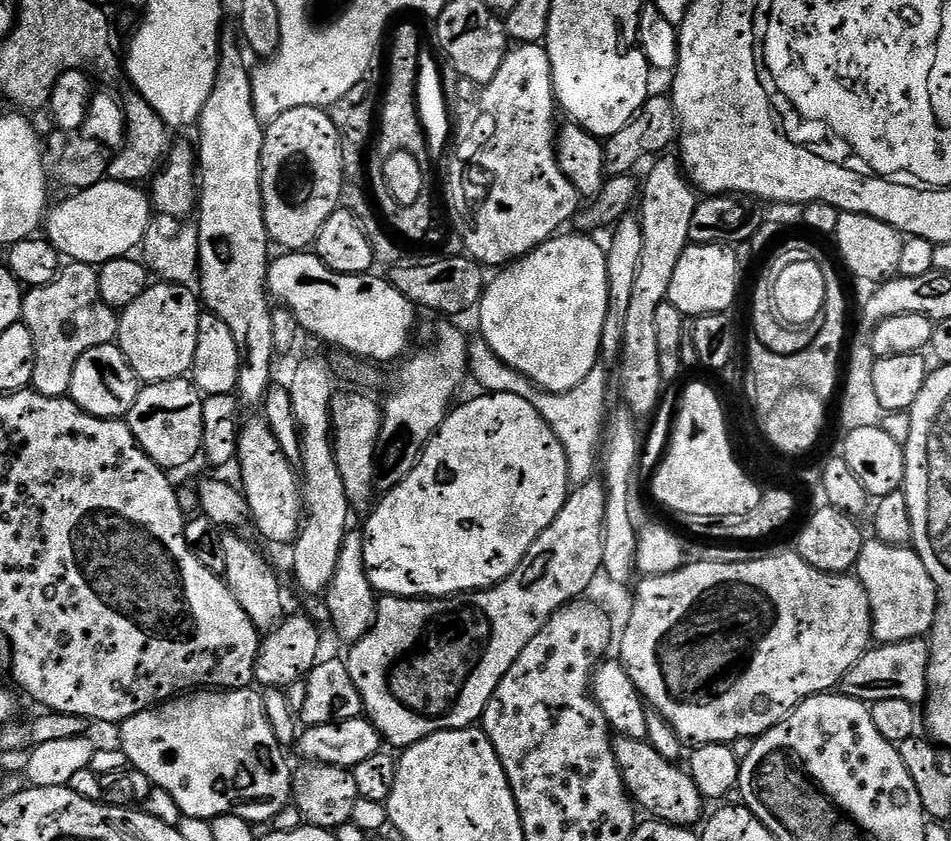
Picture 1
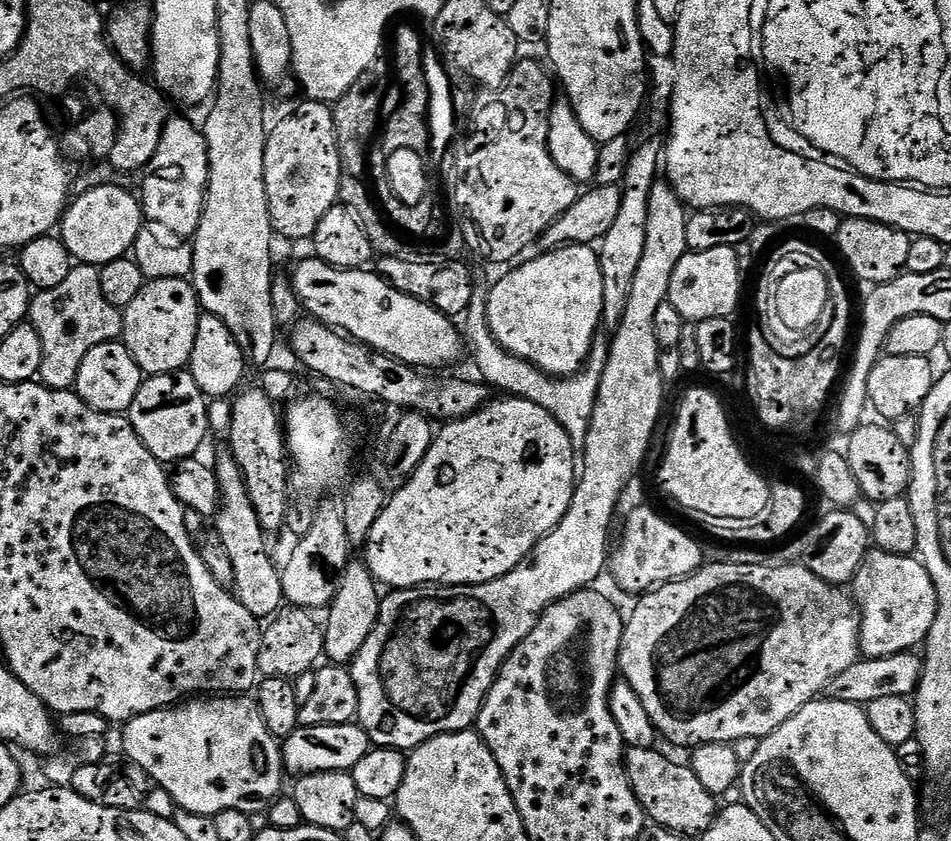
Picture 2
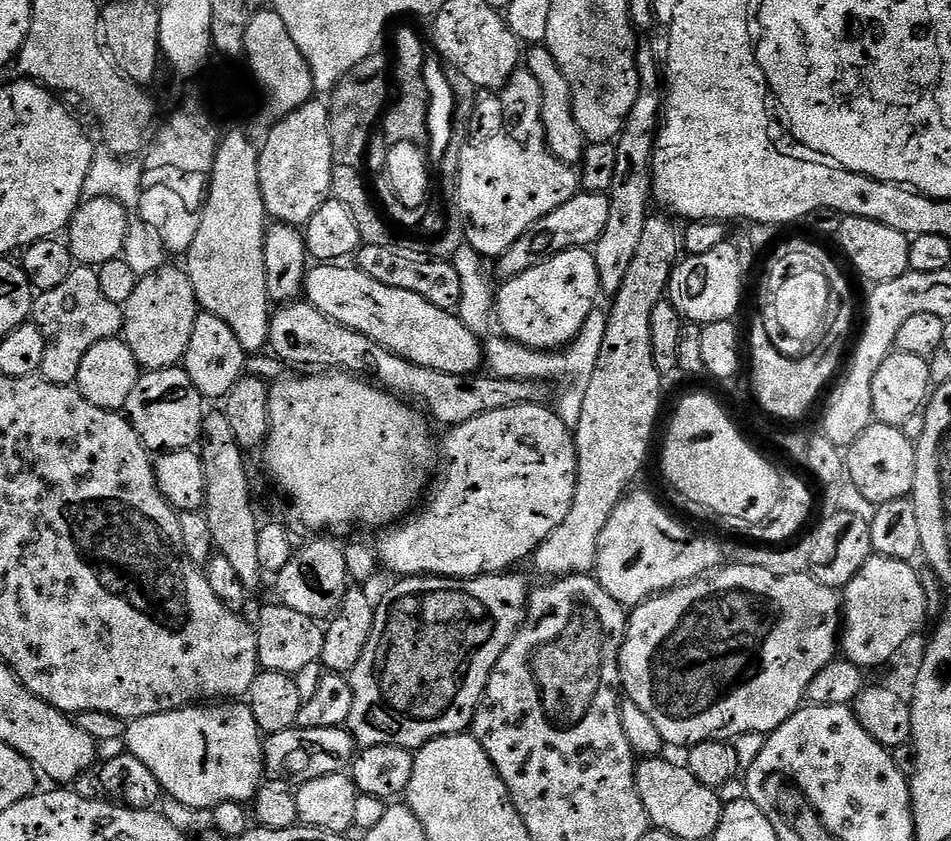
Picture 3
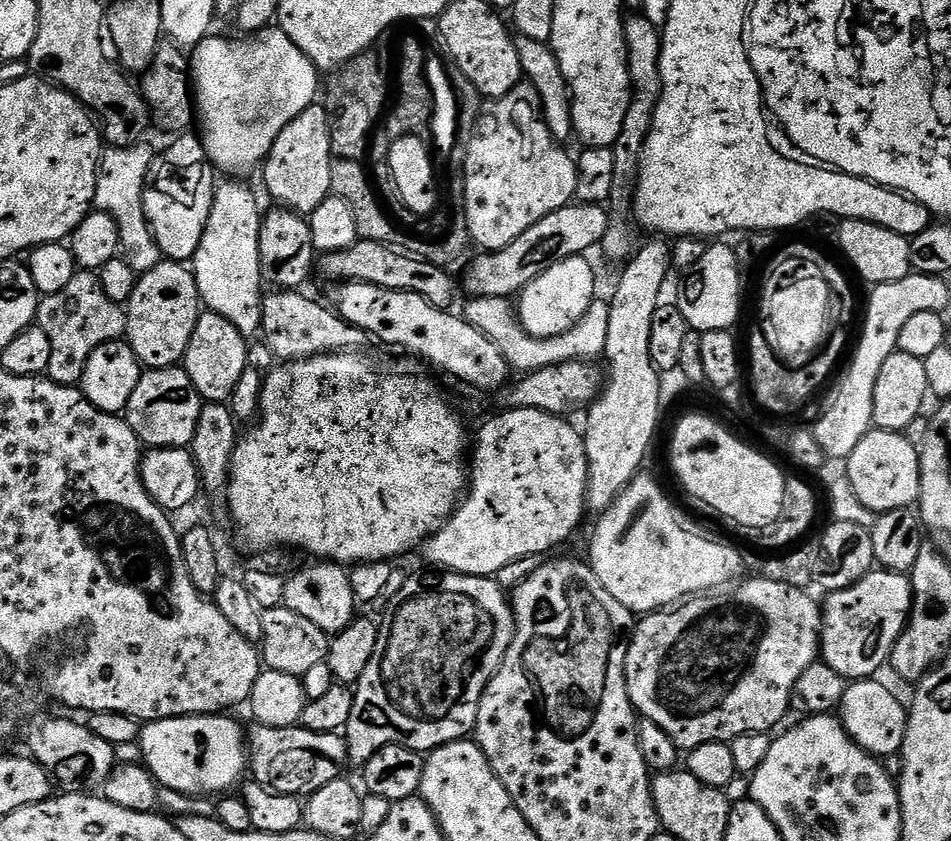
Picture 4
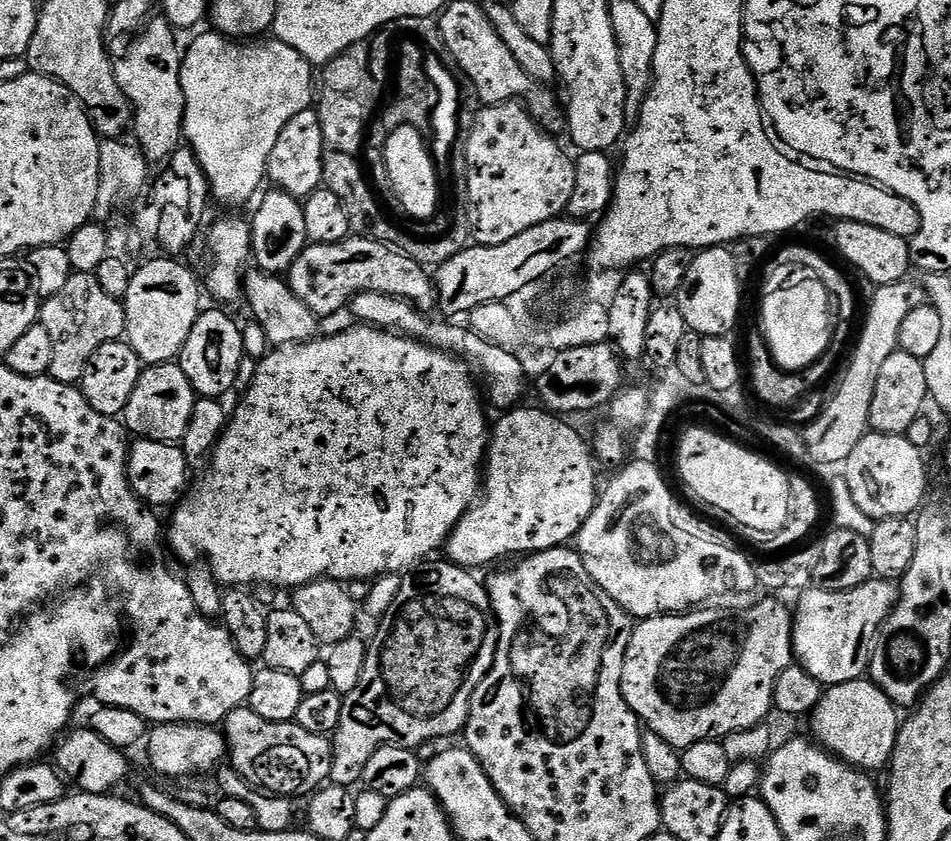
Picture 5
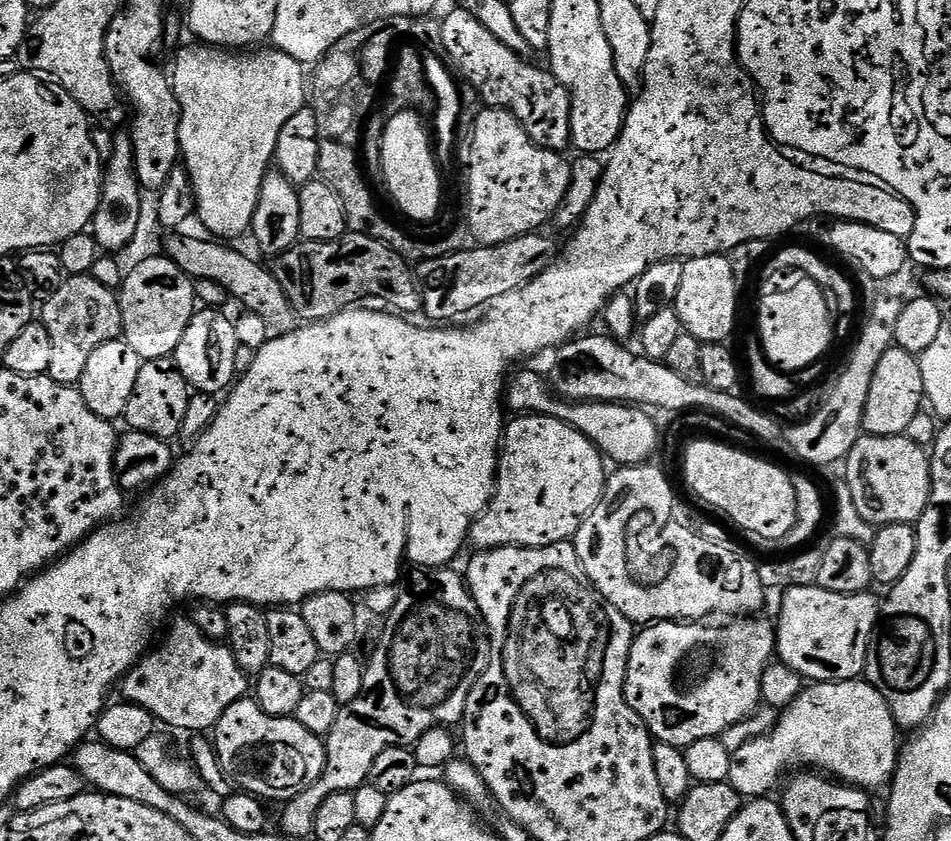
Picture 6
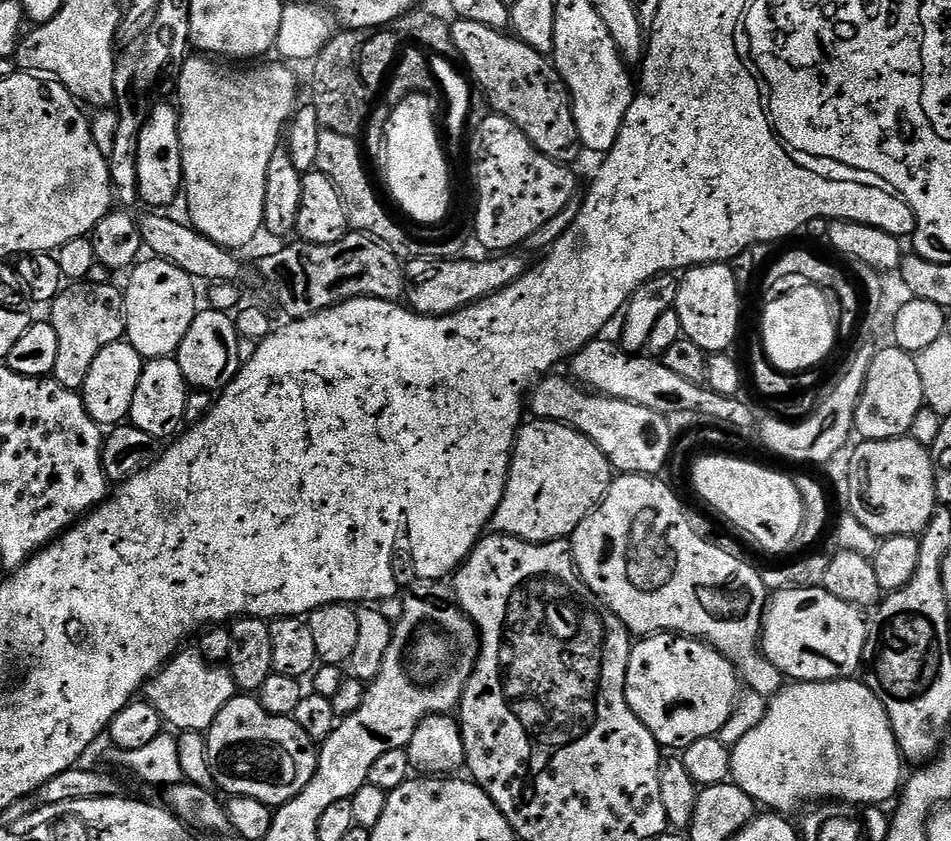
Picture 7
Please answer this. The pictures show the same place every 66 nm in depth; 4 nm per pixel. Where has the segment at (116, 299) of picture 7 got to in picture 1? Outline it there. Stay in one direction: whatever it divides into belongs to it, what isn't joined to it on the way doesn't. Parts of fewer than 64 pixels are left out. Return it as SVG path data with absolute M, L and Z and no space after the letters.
M65 263L54 282L28 288L20 315L30 334L34 334L34 378L30 388L46 398L68 396L78 358L86 350L94 350L94 346L113 343L120 335L118 312L102 300L99 274L91 264Z

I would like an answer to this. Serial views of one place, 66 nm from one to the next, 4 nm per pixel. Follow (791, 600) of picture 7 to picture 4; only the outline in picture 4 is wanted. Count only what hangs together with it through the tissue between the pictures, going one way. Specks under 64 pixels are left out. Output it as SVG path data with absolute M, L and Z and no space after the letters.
M873 570L867 572L857 584L852 584L849 588L843 588L837 592L827 593L822 600L822 631L820 634L820 642L822 645L822 660L838 674L842 674L845 681L867 680L877 675L876 671L880 667L889 663L892 655L892 648L896 645L898 637L904 633L904 628L908 624L908 615L912 612L912 582L911 579L903 572L885 572L883 570Z

